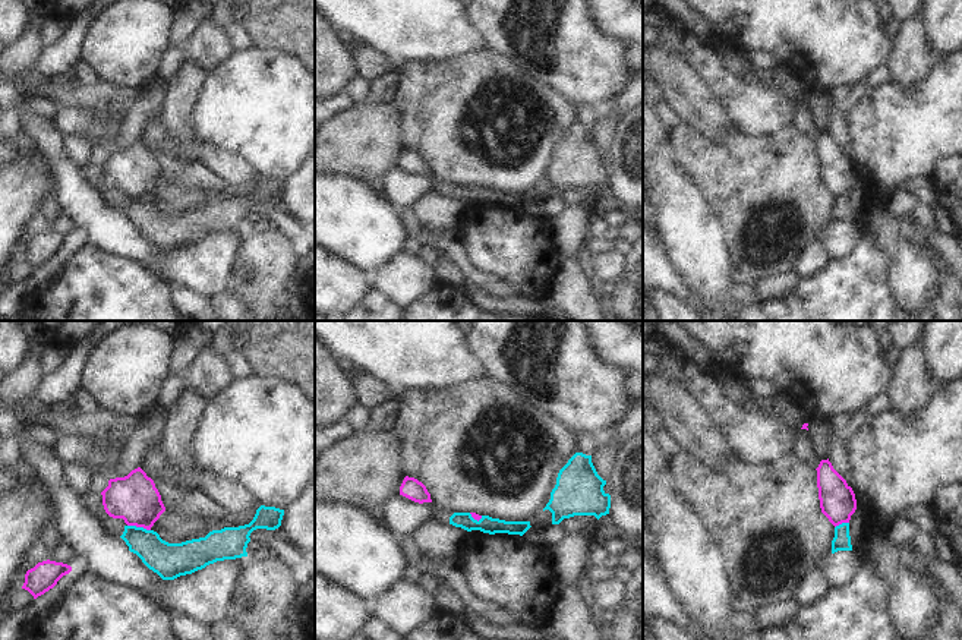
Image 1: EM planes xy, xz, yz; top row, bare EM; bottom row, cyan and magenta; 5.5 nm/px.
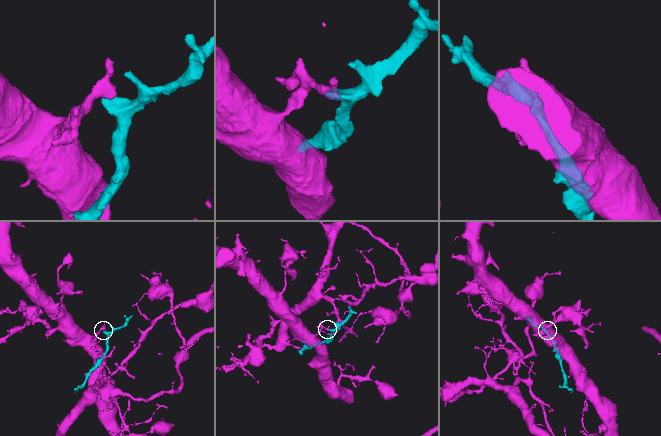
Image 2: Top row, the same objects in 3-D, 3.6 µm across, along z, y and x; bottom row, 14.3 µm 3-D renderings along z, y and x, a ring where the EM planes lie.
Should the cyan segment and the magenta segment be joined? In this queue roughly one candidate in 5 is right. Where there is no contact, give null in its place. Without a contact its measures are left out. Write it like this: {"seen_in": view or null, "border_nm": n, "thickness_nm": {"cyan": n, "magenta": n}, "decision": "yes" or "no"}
{"seen_in": "xy", "border_nm": 130, "thickness_nm": {"cyan": 190, "magenta": 260}, "decision": "no"}

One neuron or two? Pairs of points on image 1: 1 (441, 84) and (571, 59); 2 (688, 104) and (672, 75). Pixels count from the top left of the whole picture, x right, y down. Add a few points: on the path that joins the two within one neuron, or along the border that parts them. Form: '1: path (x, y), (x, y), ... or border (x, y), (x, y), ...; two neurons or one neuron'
1: border (492, 49), (508, 54), (526, 72), (551, 85); two neurons
2: path (688, 97), (678, 82); one neuron

